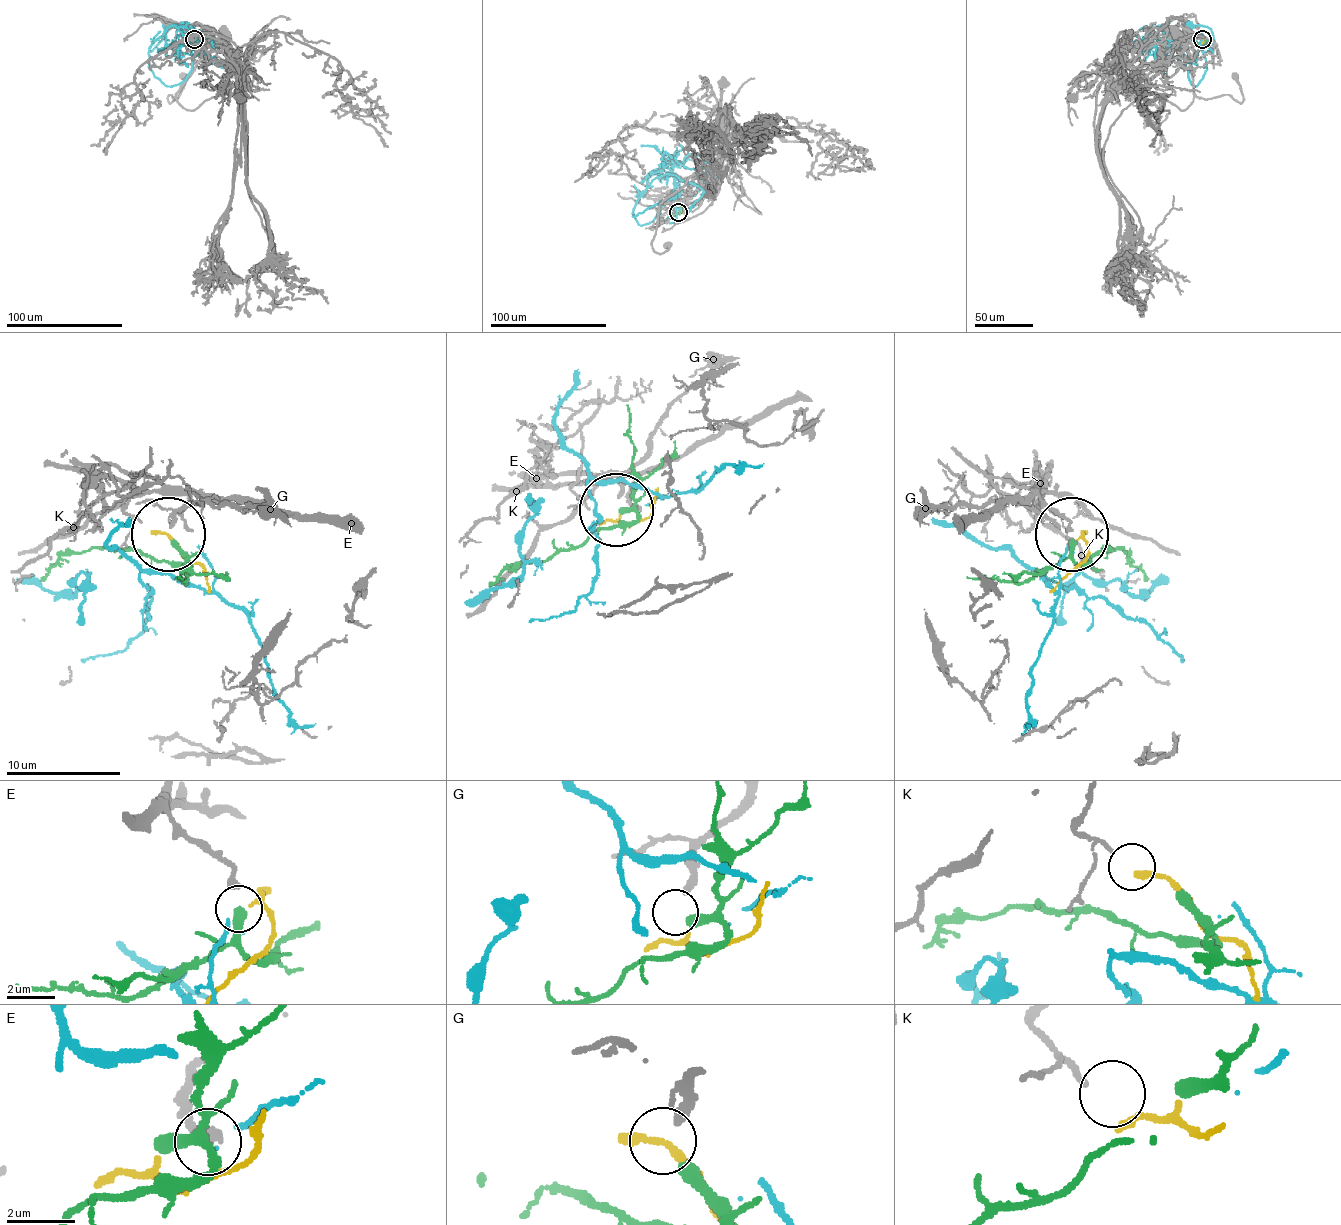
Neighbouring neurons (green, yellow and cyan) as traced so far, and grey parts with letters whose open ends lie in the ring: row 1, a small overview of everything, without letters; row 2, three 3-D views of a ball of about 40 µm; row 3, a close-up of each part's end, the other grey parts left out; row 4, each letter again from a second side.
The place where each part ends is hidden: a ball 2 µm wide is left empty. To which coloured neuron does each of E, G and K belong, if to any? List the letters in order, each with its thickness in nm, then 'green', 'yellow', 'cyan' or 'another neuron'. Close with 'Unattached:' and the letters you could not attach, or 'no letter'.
E: calibre 260 nm; another neuron
G: calibre 260 nm; green
K: calibre 170 nm; yellow
Unattached: E

